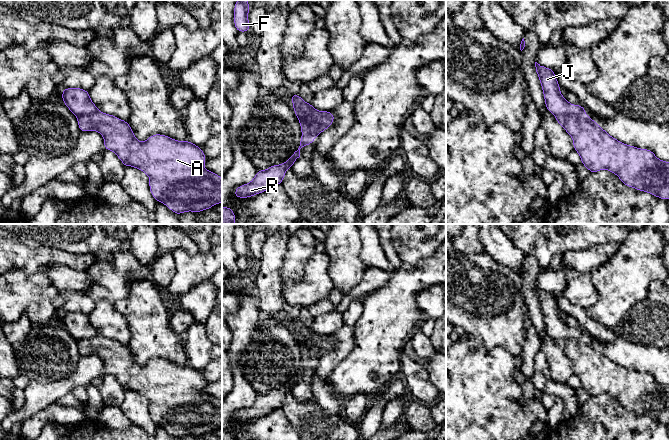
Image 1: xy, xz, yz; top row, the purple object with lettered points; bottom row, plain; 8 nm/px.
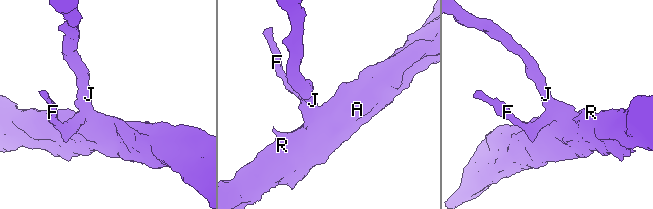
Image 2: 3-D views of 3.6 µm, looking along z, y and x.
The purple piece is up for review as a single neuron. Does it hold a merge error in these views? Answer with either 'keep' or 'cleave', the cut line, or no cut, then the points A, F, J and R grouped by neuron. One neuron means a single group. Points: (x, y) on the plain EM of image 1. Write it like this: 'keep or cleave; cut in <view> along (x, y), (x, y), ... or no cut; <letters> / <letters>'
cleave; cut in yz along (585, 338), (555, 339); A F R / J

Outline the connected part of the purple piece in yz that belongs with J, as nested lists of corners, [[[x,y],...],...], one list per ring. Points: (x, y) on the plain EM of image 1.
[[[535,286],[536,296],[539,301],[545,324],[545,330],[554,339],[578,338],[586,339],[583,329],[569,327],[560,317],[560,309],[555,296]]]

